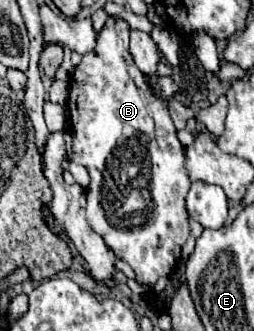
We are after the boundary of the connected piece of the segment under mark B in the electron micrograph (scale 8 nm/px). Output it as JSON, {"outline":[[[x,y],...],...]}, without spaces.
{"outline":[[[109,17],[105,27],[101,29],[101,33],[97,35],[97,47],[93,51],[85,53],[81,63],[73,69],[67,107],[69,107],[69,119],[71,119],[69,131],[71,131],[71,139],[73,139],[73,161],[85,165],[89,175],[91,175],[91,185],[87,189],[87,221],[89,221],[91,229],[105,239],[105,243],[117,253],[119,259],[127,261],[133,267],[139,283],[151,285],[159,277],[169,277],[173,267],[177,265],[177,261],[181,257],[181,247],[185,245],[185,241],[189,239],[189,233],[191,233],[189,217],[185,213],[185,193],[189,191],[191,181],[189,181],[189,175],[187,175],[187,169],[185,169],[185,151],[183,151],[183,145],[179,143],[179,139],[175,135],[175,125],[173,125],[173,119],[171,119],[171,115],[169,115],[169,111],[165,107],[165,101],[157,99],[153,95],[149,83],[145,81],[145,75],[133,63],[133,57],[129,53],[129,23],[125,19]]]}

